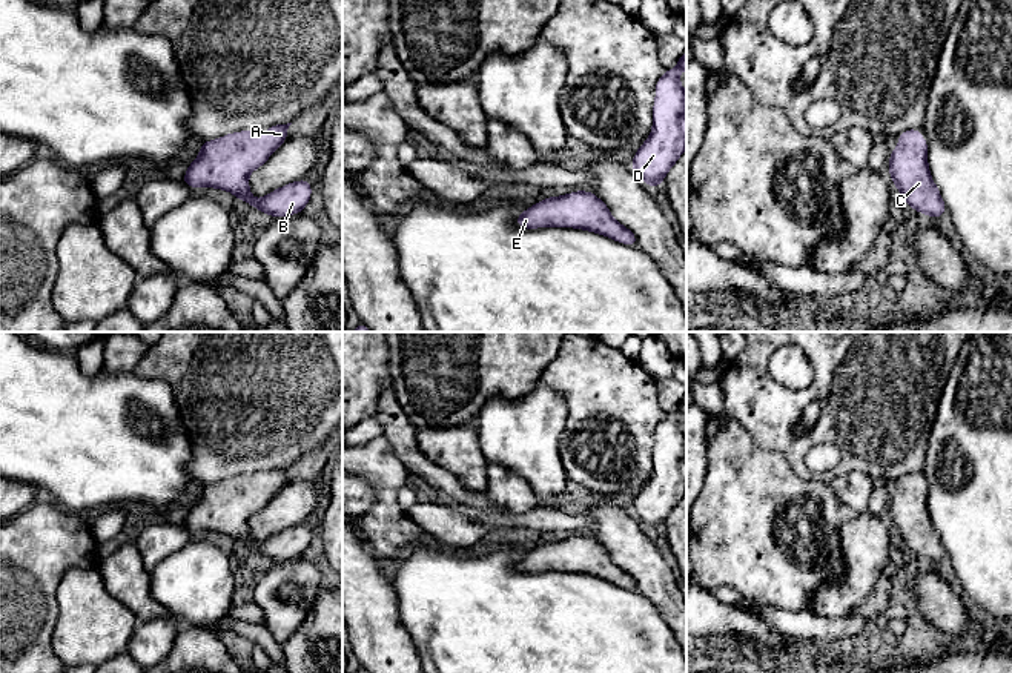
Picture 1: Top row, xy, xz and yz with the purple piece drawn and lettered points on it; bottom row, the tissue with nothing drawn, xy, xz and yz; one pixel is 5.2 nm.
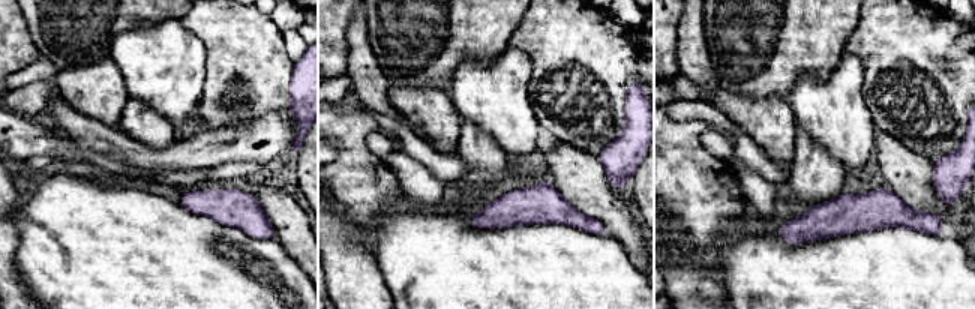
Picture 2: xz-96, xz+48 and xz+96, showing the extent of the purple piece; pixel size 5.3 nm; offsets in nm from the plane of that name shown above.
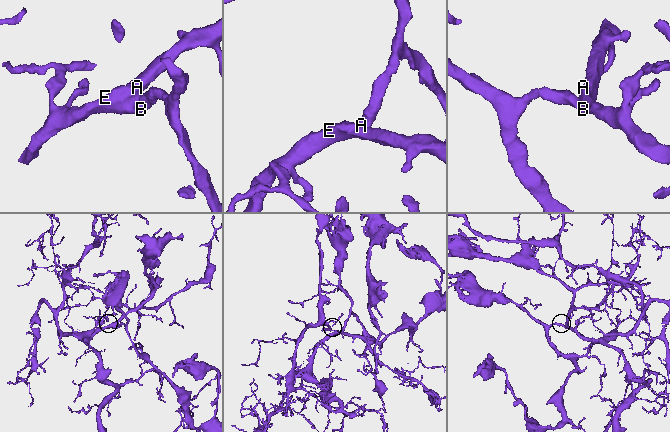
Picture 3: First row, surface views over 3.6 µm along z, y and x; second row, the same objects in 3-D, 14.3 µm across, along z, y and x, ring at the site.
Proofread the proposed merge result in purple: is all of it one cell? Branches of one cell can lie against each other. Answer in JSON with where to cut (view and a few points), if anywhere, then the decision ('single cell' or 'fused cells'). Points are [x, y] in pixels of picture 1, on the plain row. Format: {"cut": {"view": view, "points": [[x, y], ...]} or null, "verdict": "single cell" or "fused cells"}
{"cut": null, "verdict": "single cell"}

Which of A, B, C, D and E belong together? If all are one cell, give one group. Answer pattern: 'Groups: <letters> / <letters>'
Groups: A B C D E

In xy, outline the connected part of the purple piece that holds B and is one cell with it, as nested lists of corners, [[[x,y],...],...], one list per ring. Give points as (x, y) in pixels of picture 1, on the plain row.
[[[290,469],[267,470],[266,479],[240,475],[201,487],[200,499],[189,509],[181,524],[189,532],[229,535],[238,544],[272,561],[299,558],[312,539],[309,522],[286,529],[261,544],[250,539],[247,524],[250,516],[263,510],[273,495],[287,484]]]

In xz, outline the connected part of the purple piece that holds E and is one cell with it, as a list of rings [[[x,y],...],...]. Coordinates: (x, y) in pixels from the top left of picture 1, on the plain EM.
[[[577,535],[562,541],[550,541],[518,559],[516,570],[577,572],[607,579],[623,588],[637,590],[636,579],[616,565],[607,549],[593,536]]]

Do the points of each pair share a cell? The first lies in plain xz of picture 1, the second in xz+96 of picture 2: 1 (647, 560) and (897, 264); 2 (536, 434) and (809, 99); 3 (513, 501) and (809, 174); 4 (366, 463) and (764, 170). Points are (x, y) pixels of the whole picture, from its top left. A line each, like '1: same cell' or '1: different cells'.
1: different cells
2: same cell
3: same cell
4: different cells

